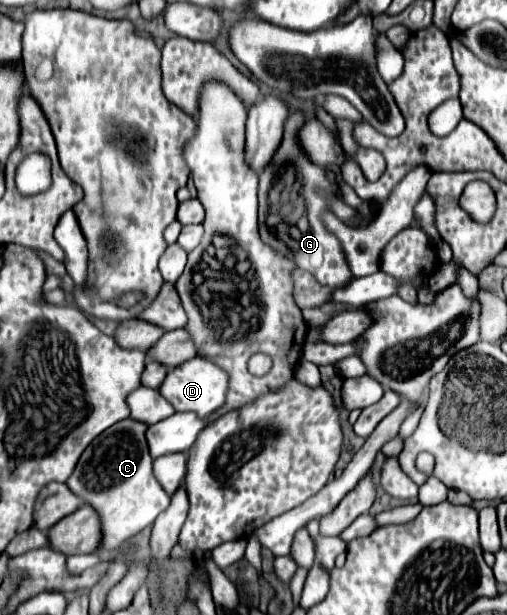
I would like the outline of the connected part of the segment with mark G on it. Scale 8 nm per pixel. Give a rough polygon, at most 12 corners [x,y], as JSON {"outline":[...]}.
{"outline":[[285,120],[259,174],[267,246],[339,288],[353,274],[321,214],[337,192]]}

